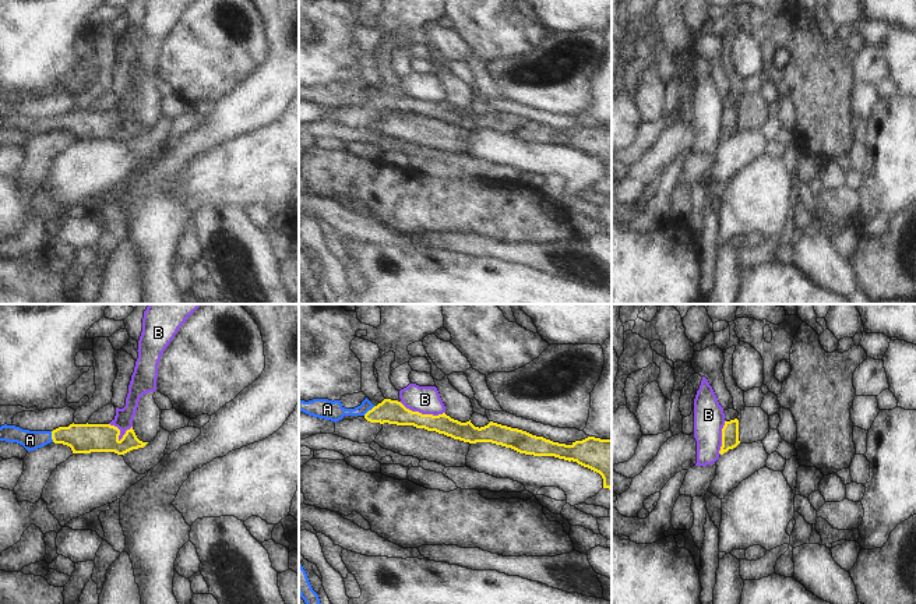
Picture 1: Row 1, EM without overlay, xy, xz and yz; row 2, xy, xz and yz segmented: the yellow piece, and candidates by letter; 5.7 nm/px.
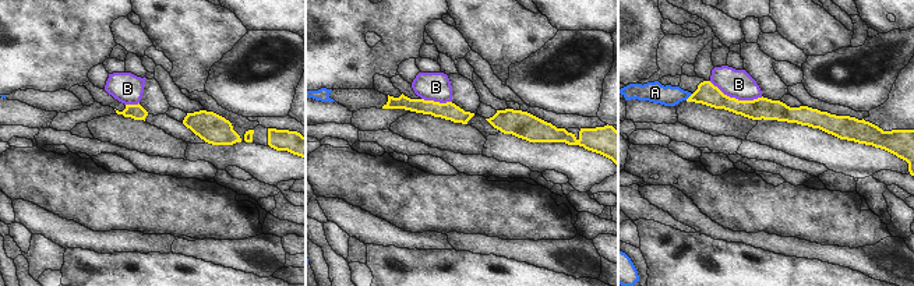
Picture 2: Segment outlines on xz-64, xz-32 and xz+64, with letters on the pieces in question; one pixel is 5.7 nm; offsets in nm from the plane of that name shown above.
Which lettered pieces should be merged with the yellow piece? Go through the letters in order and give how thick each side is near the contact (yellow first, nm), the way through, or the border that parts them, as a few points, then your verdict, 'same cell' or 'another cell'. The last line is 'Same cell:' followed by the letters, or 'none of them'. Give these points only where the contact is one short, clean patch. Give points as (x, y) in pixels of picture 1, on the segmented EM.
A: 180/110 nm | across xy (83, 438), (52, 437), (30, 440) | same cell
B: 140/160 nm | along xz (400, 402), (422, 413), (444, 413) | another cell
Same cell: A

